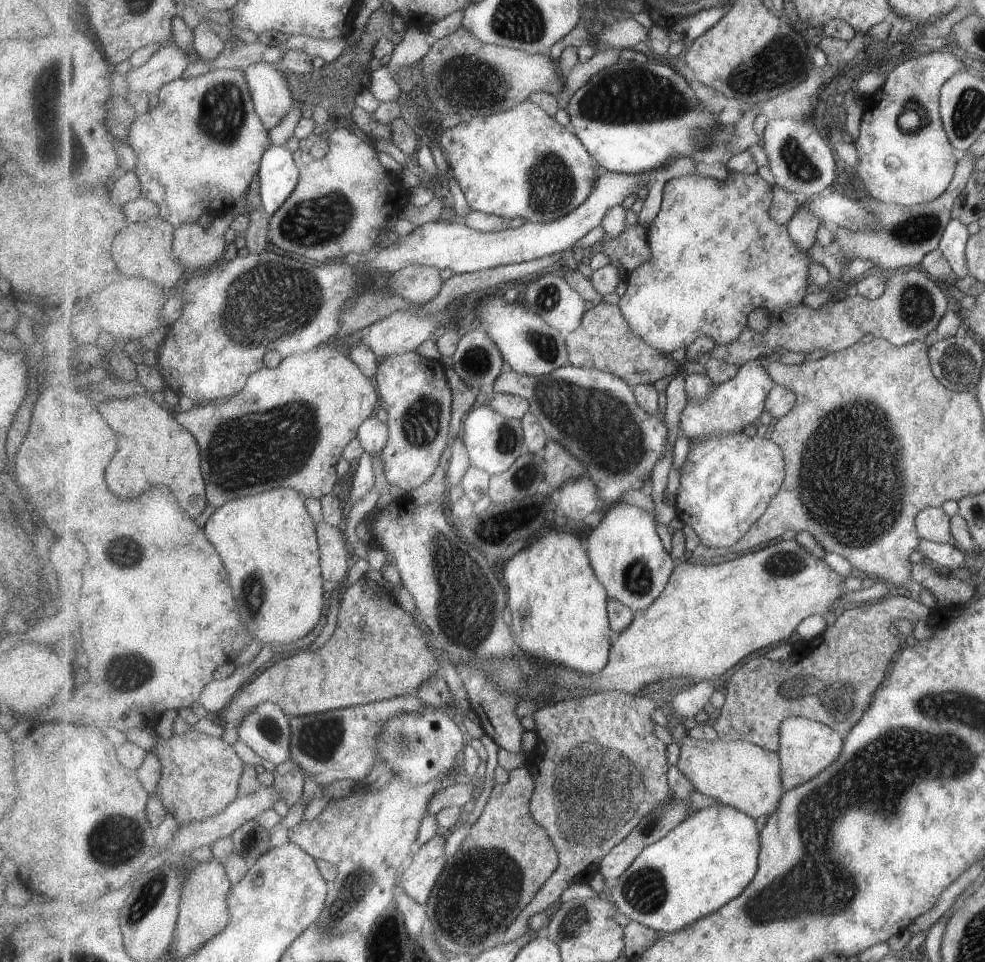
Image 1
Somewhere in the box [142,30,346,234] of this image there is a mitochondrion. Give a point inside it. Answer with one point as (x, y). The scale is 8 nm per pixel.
(222, 114)

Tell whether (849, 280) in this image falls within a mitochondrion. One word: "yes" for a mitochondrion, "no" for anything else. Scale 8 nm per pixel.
no

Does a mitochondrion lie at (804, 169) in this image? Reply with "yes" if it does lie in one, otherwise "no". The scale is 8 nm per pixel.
yes

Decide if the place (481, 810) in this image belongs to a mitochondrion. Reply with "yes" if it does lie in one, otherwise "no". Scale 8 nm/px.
no

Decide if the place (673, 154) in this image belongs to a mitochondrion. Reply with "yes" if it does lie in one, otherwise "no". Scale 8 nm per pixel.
no

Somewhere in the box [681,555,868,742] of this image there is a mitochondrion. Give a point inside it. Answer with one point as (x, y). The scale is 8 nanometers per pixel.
(842, 703)

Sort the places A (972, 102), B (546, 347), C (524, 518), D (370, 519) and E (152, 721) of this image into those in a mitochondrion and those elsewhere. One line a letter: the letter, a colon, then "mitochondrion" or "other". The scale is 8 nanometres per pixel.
A: mitochondrion
B: mitochondrion
C: other
D: other
E: other

